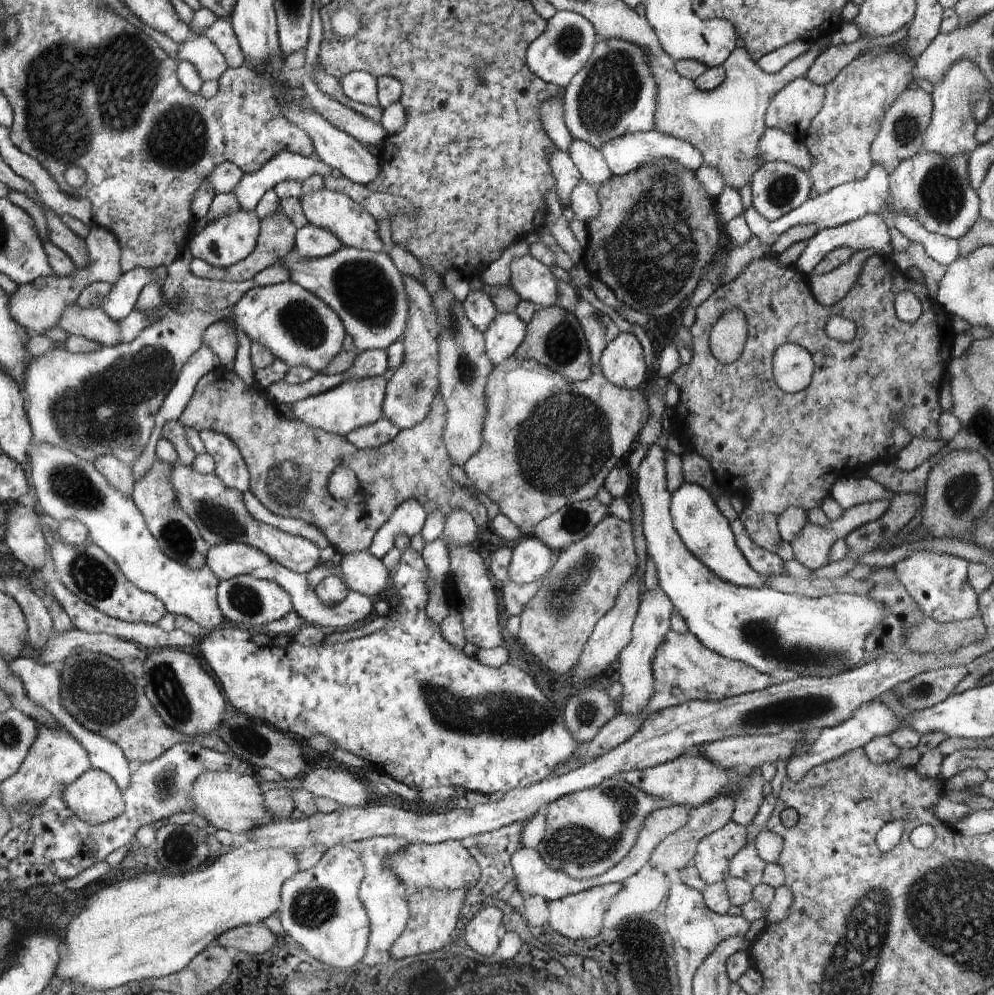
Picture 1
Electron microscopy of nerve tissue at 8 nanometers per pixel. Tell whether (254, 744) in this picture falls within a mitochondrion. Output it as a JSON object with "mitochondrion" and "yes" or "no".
{"mitochondrion":"yes"}

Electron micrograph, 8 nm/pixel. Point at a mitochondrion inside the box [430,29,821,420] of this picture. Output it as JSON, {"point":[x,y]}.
{"point":[652,251]}

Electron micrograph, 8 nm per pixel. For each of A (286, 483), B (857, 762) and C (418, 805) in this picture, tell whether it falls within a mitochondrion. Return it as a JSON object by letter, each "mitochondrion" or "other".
{"A":"mitochondrion","B":"other","C":"other"}

